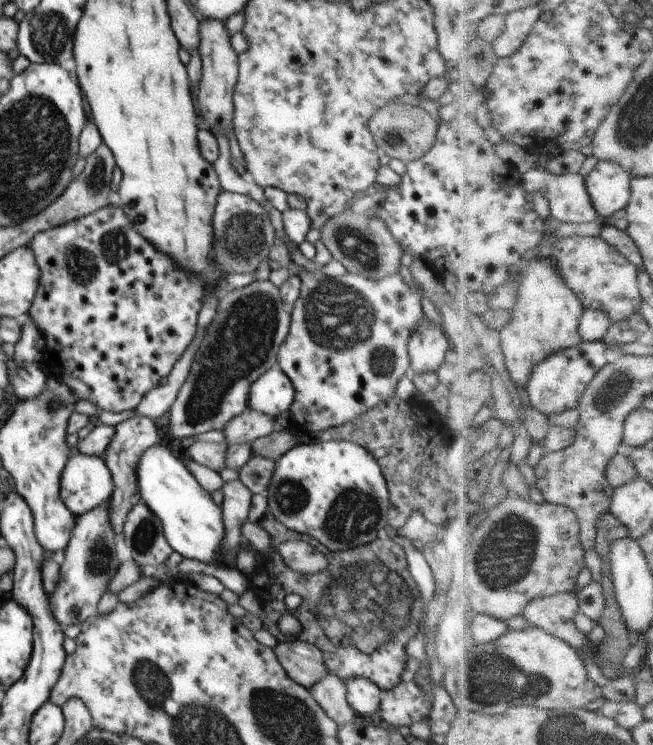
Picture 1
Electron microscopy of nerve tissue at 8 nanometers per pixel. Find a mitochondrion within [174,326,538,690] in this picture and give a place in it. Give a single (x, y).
(364, 607)

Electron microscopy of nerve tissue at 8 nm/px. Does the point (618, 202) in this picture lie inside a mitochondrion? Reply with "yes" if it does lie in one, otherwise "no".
no

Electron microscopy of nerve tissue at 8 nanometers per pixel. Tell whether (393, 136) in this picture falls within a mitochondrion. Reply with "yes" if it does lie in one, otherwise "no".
yes

